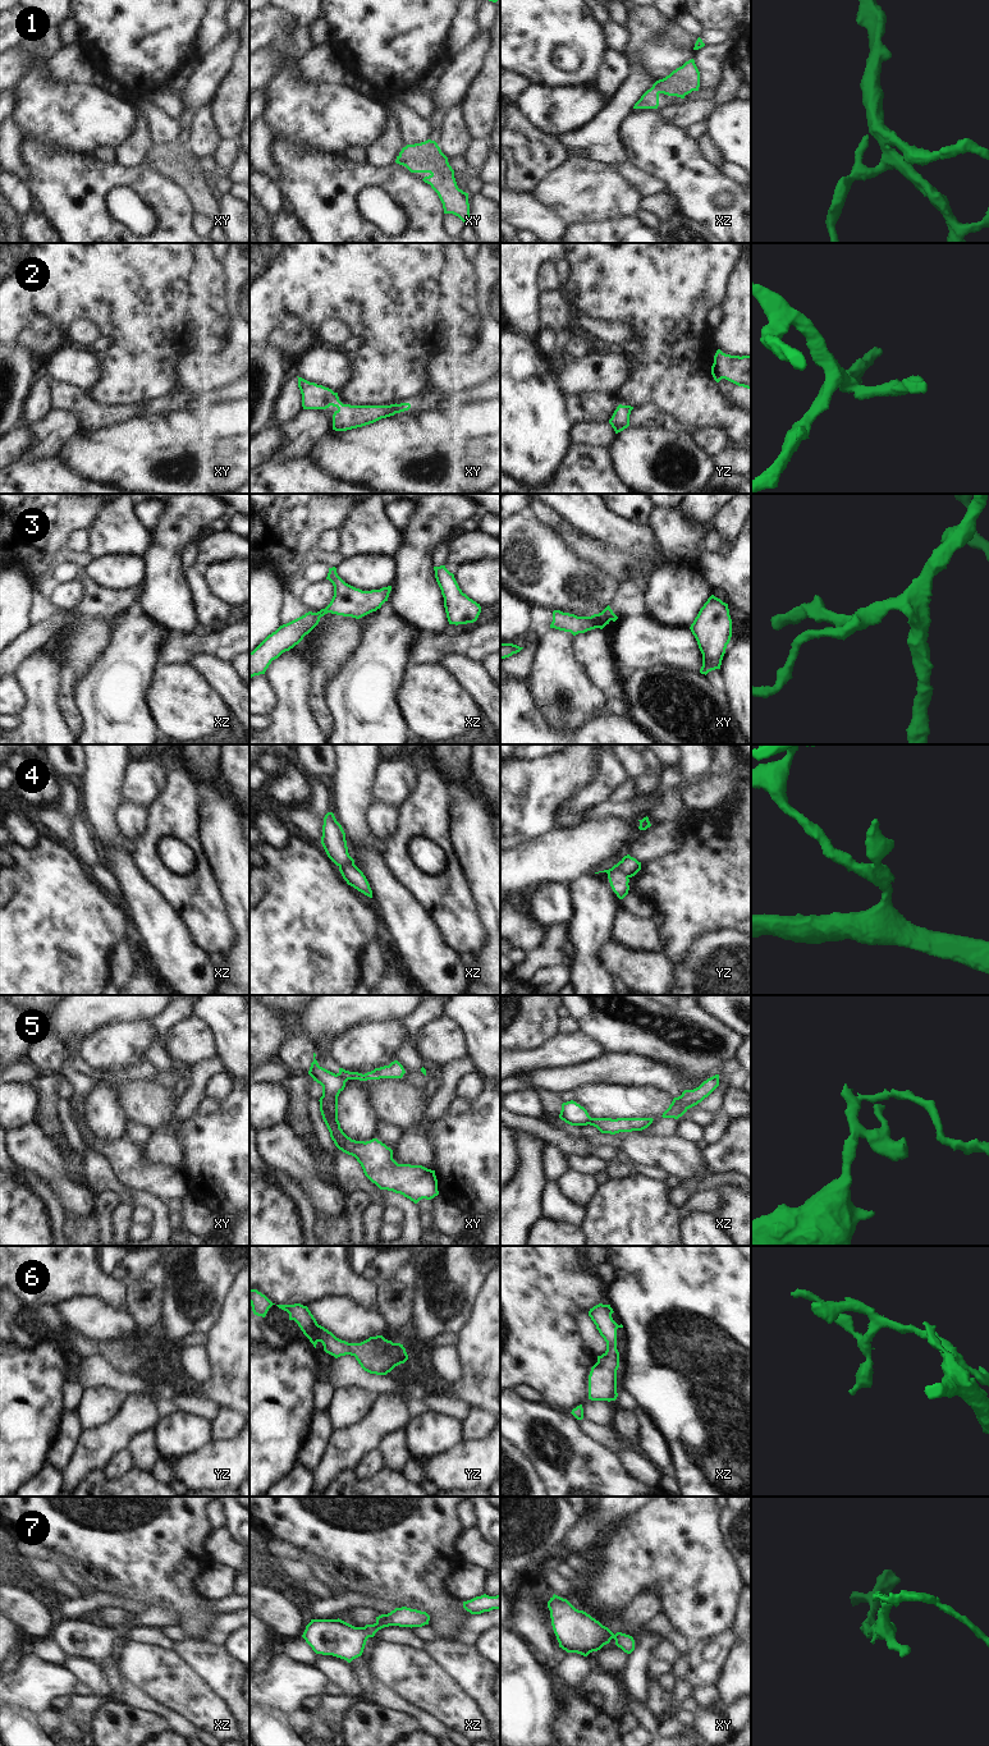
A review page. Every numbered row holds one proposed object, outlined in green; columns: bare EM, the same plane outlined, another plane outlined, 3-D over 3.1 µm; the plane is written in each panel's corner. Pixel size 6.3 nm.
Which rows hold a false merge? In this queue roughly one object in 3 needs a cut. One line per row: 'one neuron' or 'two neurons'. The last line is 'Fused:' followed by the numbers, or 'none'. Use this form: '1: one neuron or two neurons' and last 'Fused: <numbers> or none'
1: one neuron
2: one neuron
3: one neuron
4: two neurons
5: two neurons
6: one neuron
7: one neuron
Fused: 4, 5

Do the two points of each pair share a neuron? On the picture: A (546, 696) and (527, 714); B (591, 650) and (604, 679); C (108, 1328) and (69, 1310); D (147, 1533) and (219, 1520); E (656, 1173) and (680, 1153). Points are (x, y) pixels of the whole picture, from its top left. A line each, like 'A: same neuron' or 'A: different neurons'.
A: different neurons
B: same neuron
C: same neuron
D: different neurons
E: different neurons

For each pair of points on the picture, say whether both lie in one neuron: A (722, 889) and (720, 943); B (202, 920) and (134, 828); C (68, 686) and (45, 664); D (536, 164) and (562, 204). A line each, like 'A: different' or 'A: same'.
A: different
B: different
C: different
D: different

